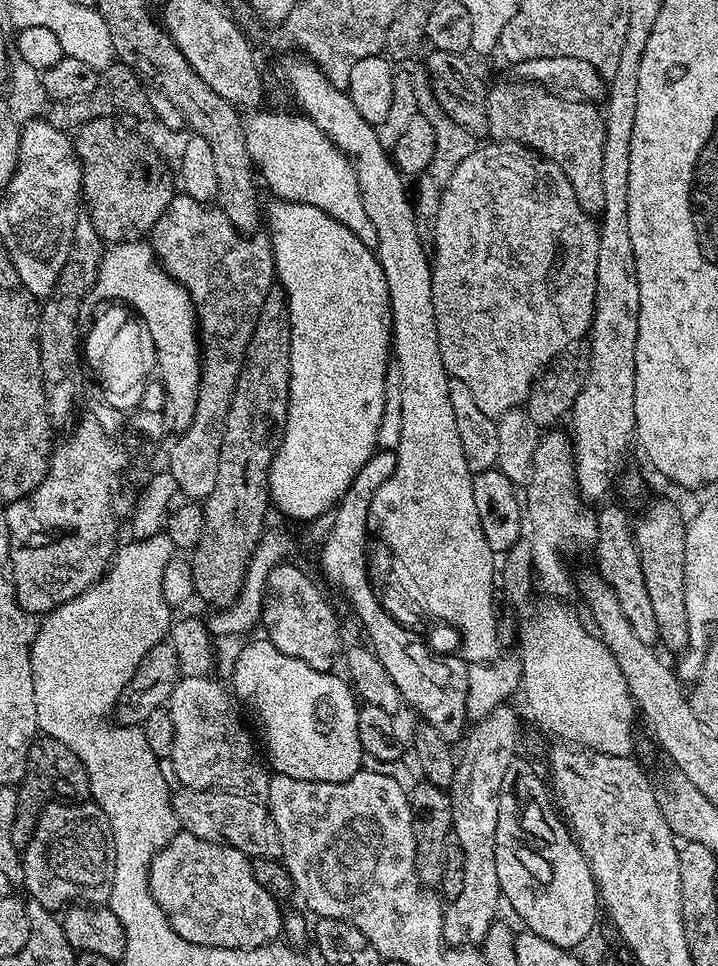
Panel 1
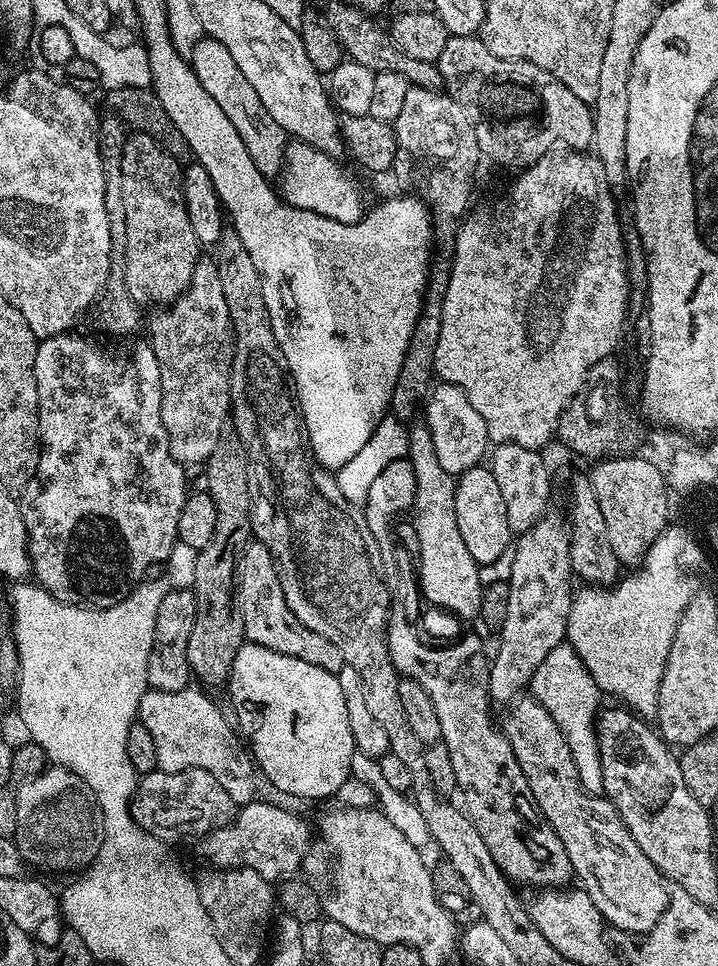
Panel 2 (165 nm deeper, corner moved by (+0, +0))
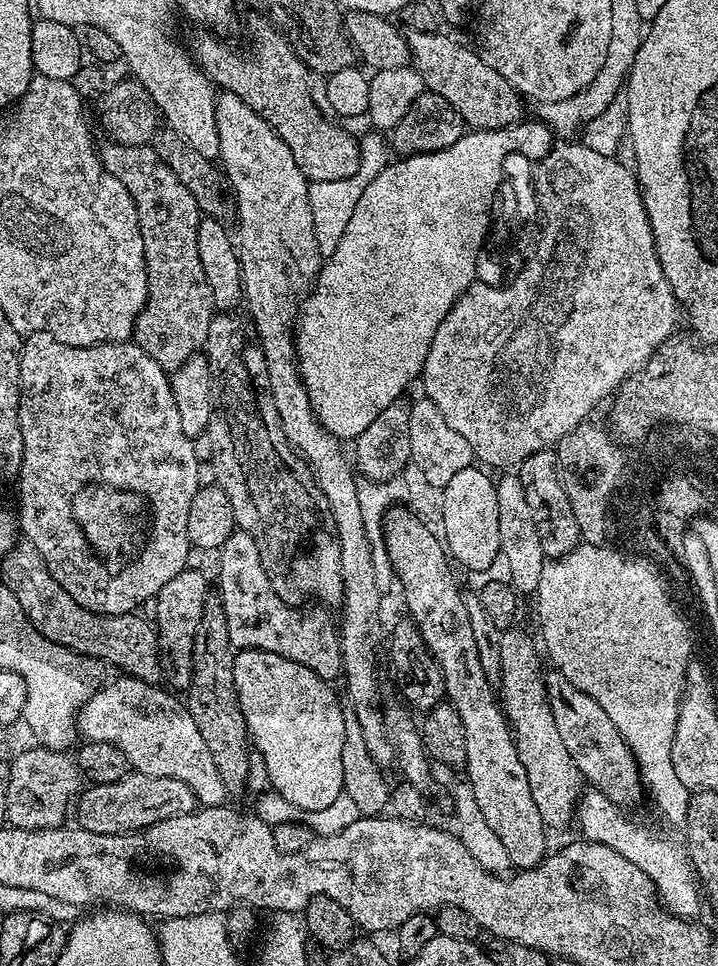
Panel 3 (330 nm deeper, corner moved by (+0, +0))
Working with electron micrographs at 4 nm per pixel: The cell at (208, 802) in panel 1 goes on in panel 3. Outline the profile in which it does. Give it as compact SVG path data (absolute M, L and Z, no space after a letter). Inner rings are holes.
M133 771L121 780L109 784L93 783L81 791L74 804L74 820L79 827L94 834L114 834L119 836L130 832L151 829L166 818L185 816L197 811L196 796L178 778L158 778Z

